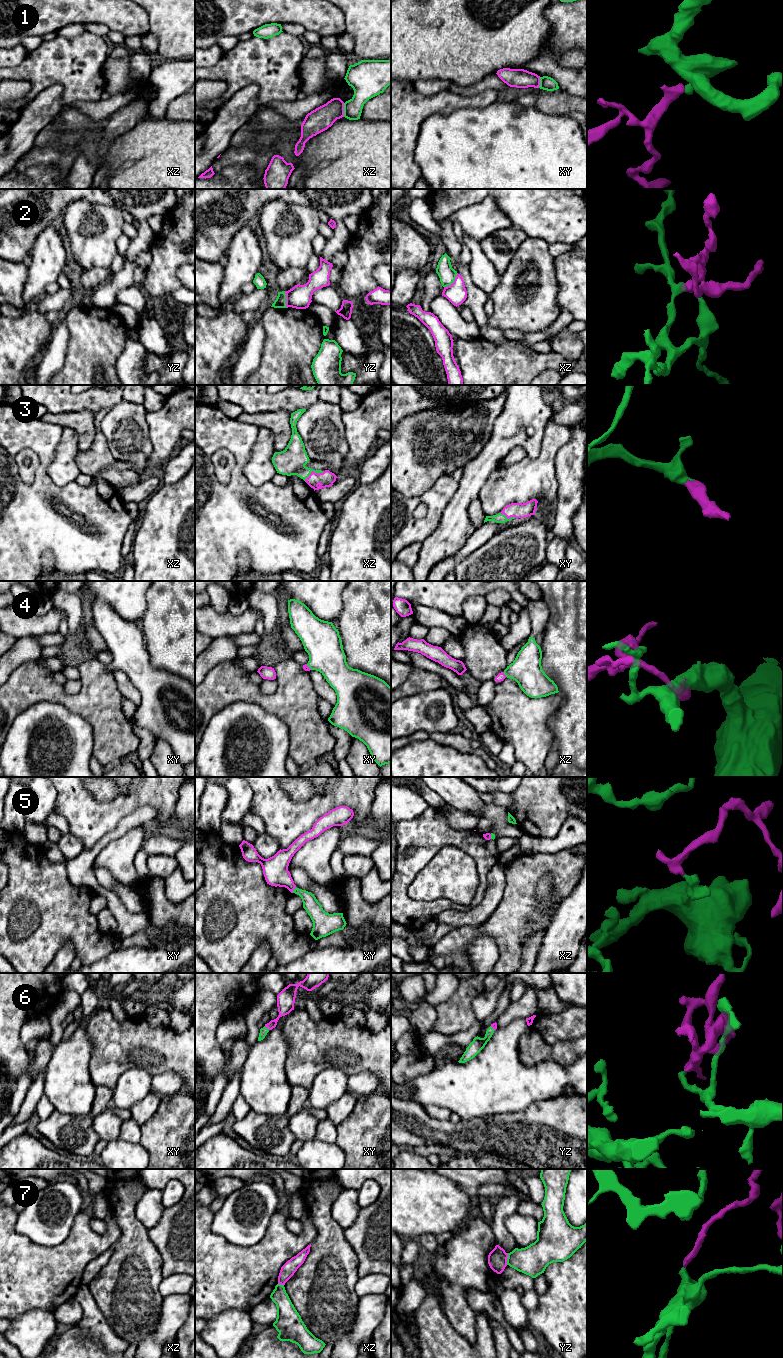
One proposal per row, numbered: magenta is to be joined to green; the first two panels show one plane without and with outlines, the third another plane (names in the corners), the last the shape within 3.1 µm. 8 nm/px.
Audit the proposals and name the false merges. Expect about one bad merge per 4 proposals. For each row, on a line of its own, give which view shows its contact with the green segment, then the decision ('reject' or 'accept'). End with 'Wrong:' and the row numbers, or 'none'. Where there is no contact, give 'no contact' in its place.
1: contact in xz; reject
2: contact in xz; reject
3: contact in xz; accept
4: contact in xz; accept
5: contact in xy; accept
6: contact in xy; accept
7: contact in yz; reject
Wrong: 1, 2, 7

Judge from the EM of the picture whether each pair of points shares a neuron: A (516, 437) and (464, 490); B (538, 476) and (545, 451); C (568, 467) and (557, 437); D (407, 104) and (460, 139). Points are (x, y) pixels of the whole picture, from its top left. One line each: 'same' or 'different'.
A: same
B: same
C: different
D: different

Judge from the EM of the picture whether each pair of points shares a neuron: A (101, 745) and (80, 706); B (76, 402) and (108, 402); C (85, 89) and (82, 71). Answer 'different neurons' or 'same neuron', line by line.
A: same neuron
B: same neuron
C: same neuron

